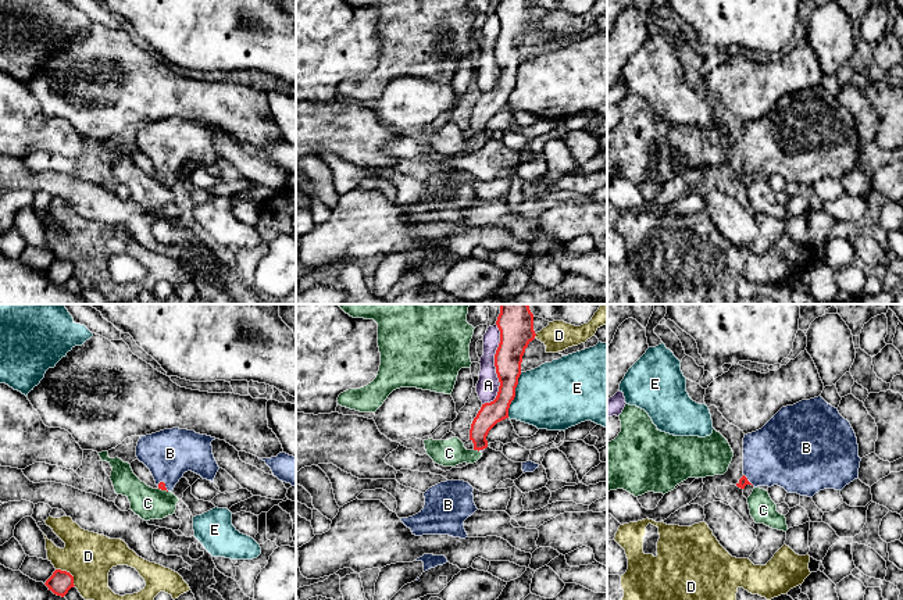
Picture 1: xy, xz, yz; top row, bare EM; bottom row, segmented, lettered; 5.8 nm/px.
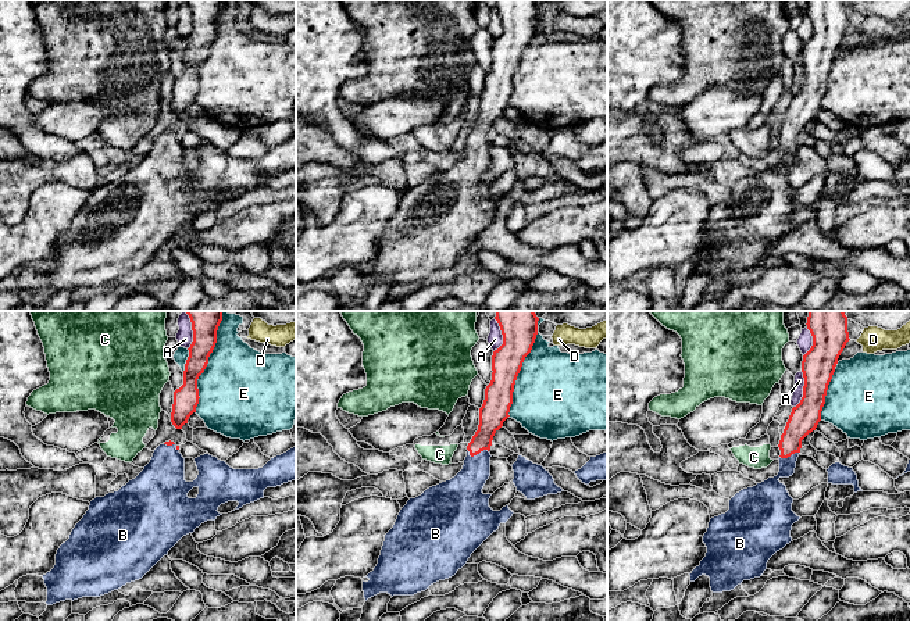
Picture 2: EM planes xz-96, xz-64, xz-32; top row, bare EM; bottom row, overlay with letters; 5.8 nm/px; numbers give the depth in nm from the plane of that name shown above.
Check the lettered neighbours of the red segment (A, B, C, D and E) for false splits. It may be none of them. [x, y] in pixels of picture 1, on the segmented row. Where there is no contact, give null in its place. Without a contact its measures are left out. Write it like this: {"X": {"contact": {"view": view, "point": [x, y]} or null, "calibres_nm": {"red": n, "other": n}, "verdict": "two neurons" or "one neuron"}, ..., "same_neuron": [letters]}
{"A": {"contact": {"view": "xz", "point": [495, 365]}, "calibres_nm": {"red": 190, "other": 130}, "verdict": "two neurons"}, "B": {"contact": {"view": "xy", "point": [164, 484]}, "calibres_nm": {"red": 50, "other": 280}, "verdict": "one neuron"}, "C": {"contact": {"view": "xz", "point": [477, 449]}, "calibres_nm": {"red": 130, "other": 160}, "verdict": "two neurons"}, "D": {"contact": {"view": "xy", "point": [68, 572]}, "calibres_nm": {"red": 140, "other": 280}, "verdict": "two neurons"}, "E": {"contact": {"view": "xz", "point": [514, 395]}, "calibres_nm": {"red": 160, "other": 400}, "verdict": "two neurons"}, "same_neuron": ["B"]}

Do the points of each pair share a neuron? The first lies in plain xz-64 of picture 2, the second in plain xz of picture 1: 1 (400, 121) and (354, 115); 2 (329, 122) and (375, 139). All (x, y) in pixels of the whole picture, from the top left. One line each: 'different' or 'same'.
1: different
2: different

